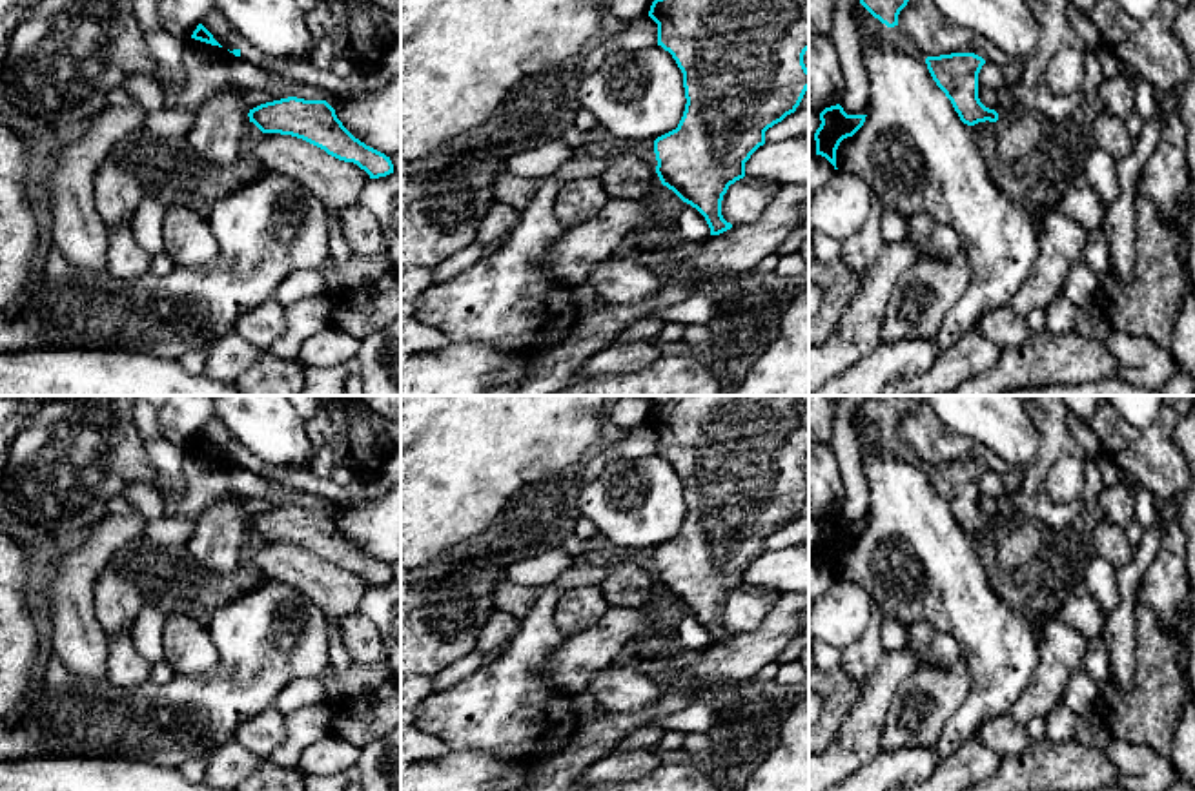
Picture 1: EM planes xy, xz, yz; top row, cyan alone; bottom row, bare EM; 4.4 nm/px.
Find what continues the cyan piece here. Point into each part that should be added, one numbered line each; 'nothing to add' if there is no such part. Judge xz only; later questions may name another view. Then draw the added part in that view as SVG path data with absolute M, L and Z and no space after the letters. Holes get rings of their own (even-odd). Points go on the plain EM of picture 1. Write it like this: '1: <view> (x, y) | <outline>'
nothing to add

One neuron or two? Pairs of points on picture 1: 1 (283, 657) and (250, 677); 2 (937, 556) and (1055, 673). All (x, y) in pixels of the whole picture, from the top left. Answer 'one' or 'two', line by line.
1: one
2: two

